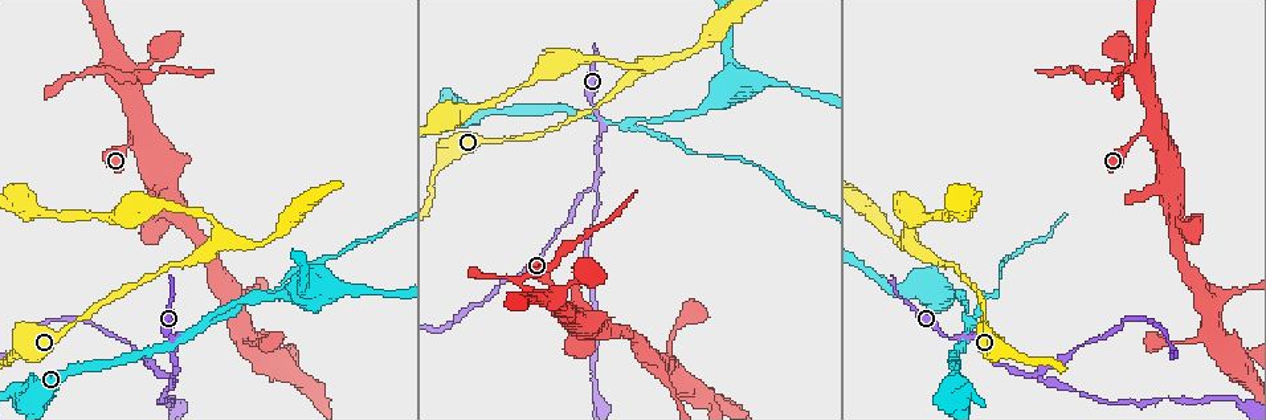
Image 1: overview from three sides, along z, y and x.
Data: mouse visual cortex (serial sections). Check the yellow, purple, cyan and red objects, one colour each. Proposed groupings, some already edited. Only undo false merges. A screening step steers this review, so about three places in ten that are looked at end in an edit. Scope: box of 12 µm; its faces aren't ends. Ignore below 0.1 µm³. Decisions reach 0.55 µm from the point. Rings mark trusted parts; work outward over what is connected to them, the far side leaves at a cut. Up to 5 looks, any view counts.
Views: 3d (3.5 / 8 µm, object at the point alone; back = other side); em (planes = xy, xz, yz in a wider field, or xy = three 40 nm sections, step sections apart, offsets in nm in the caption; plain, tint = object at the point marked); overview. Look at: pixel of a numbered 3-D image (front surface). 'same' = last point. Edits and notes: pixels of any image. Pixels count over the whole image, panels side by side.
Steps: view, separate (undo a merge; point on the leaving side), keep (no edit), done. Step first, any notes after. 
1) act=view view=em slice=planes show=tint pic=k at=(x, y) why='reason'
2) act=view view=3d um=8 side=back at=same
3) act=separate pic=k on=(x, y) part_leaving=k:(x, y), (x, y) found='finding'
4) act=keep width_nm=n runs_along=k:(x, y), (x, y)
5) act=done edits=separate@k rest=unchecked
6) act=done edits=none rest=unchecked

act=view view=3d um=3.5 pic=1 at=(972, 322) why='thin neck'

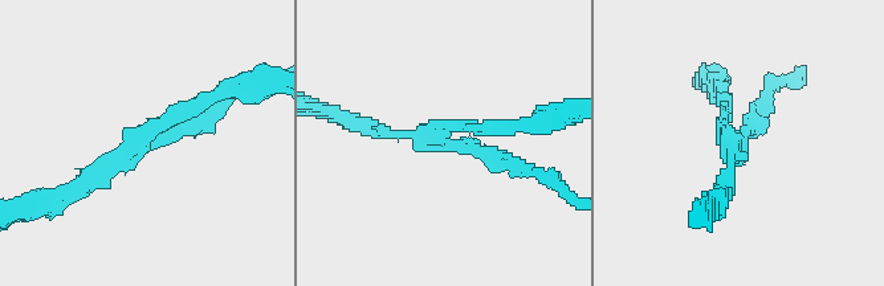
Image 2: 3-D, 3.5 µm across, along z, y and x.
act=view view=em slice=xy step=5 show=tint pic=2 at=(141, 141) arms=3 arm_widths_nm=150,200,200

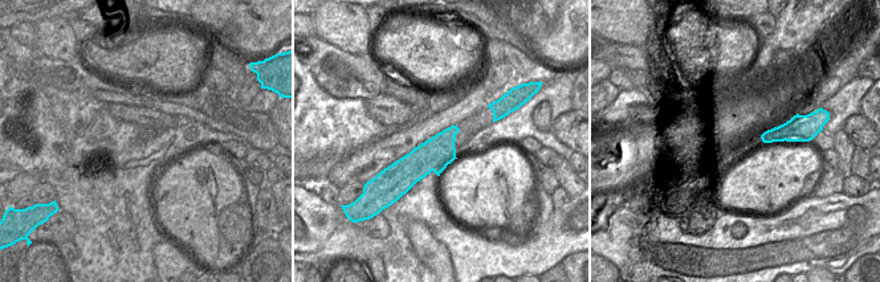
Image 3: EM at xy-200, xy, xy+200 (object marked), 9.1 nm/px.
act=separate pic=2 on=(500, 163) part_leaving=2:(459, 144), (541, 171), (561, 186) found='a second cell is stuck on'

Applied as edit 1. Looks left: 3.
act=view view=3d um=3.5 pic=1 at=(594, 188) why='narrows sharply'

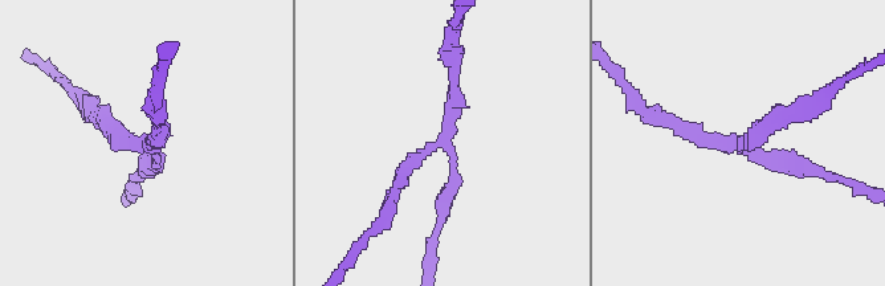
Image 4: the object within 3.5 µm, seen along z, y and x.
act=view view=em slice=xy step=1 show=tint pic=4 at=(733, 140) arms=3 arm_widths_nm=150,200,200

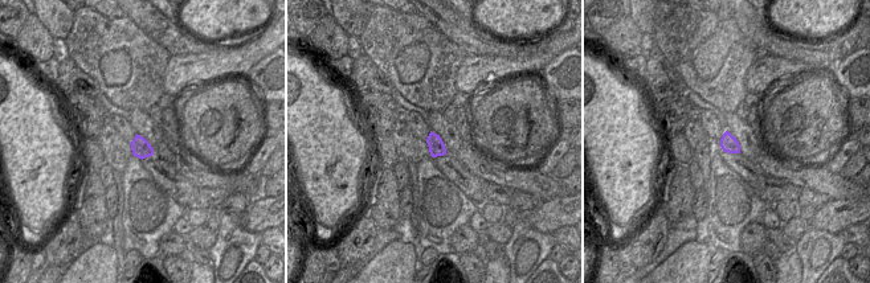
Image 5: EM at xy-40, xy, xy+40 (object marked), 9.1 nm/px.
act=keep runs_along=4:(661, 117), (701, 142), (810, 166) found='continuous, no second cell'

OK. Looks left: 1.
act=done edits=separate@2 rest=unchecked

